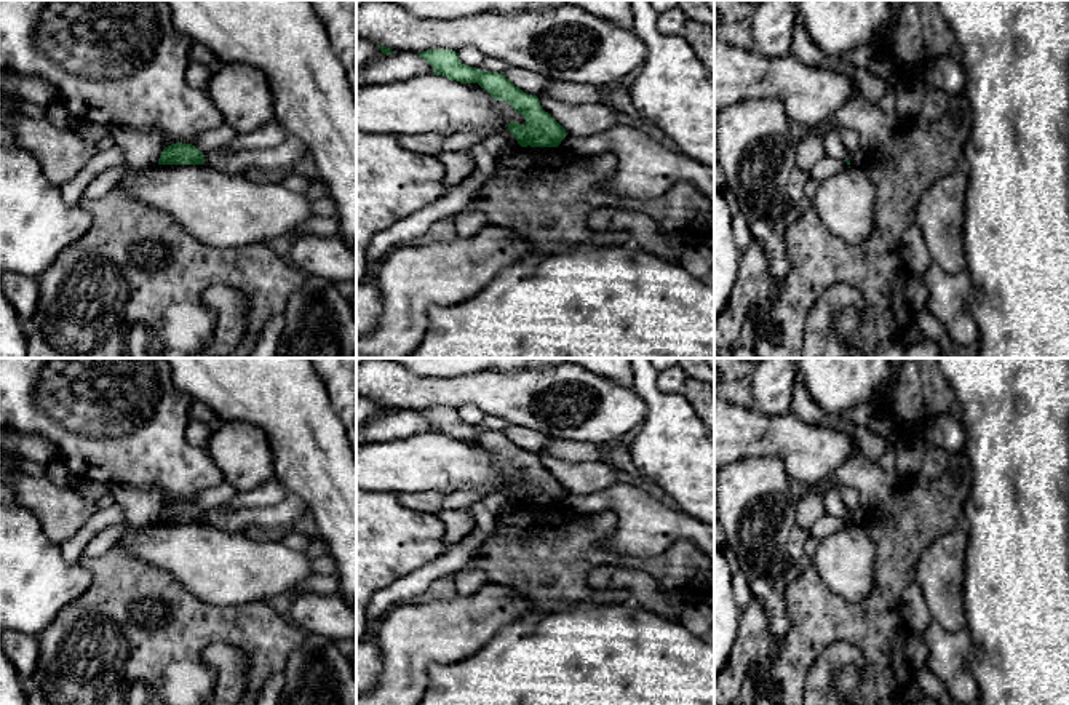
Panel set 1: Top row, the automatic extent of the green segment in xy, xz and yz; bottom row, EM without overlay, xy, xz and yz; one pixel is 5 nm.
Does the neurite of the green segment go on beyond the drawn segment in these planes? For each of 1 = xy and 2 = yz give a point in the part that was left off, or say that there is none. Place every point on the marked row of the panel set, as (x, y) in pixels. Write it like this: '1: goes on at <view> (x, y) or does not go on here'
1: does not go on here
2: does not go on here

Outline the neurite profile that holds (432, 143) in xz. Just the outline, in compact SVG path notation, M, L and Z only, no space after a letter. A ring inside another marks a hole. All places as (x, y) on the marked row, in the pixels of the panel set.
M430 131L425 134L398 136L398 144L417 153L438 157L444 150L447 133Z

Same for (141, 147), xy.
M115 126L110 129L115 145L123 150L128 168L145 168L158 165L158 158L168 144L165 131L141 129L133 126Z

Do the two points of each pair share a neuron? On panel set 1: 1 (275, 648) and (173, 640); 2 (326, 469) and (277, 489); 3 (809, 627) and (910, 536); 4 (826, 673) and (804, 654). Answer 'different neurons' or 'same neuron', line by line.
1: same neuron
2: different neurons
3: same neuron
4: different neurons

